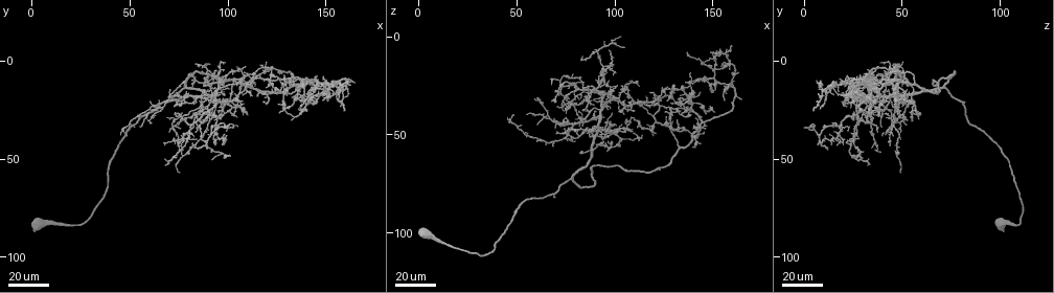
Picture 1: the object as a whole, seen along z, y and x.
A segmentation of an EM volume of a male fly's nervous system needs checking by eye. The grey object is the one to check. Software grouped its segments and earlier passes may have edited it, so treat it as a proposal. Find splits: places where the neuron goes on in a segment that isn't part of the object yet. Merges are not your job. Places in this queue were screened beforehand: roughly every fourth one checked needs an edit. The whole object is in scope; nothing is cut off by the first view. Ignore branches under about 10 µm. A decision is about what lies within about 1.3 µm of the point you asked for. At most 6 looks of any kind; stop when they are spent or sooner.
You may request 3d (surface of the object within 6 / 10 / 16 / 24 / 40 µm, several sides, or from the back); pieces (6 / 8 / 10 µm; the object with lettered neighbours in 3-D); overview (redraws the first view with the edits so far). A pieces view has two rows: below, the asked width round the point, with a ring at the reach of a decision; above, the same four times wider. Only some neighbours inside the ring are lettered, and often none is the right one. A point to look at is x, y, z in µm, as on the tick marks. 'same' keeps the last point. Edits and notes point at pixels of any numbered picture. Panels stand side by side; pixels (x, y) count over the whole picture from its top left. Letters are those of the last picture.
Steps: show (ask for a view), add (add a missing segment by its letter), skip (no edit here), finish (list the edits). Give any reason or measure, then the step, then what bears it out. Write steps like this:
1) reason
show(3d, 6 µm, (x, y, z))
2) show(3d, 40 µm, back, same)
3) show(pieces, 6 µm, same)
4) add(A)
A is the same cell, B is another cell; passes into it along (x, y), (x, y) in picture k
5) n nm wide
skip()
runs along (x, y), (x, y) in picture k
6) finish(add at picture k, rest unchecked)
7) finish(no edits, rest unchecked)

end of a long branch
show(3d, 24 µm, (149, 20, 9))

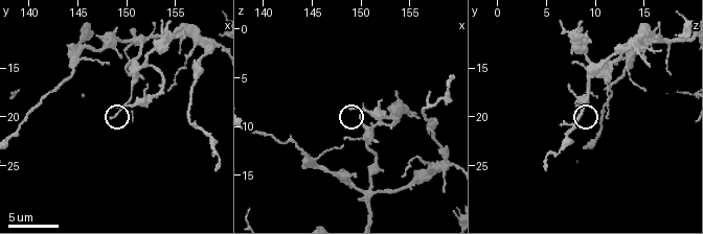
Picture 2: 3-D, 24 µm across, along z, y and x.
closer look
show(3d, 10 µm, (148.8, 18.8, 8.2))

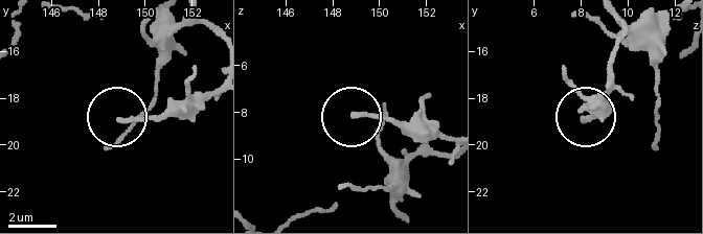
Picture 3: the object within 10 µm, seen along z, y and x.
show(pieces, 6 µm, (148.9, 18.9, 8.1))

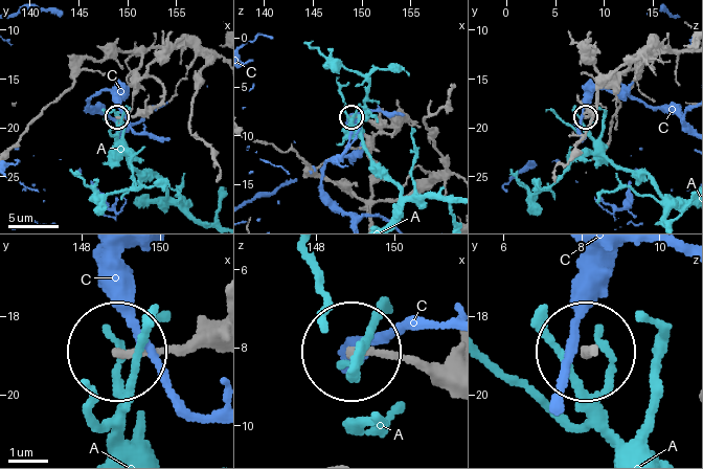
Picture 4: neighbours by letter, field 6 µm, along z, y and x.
skip()
A and C are other cells; runs along (210, 322), (171, 347), (123, 353) in picture 4; none of them fits

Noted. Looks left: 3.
thin end
show(3d, 40 µm, (90, 32, 55))

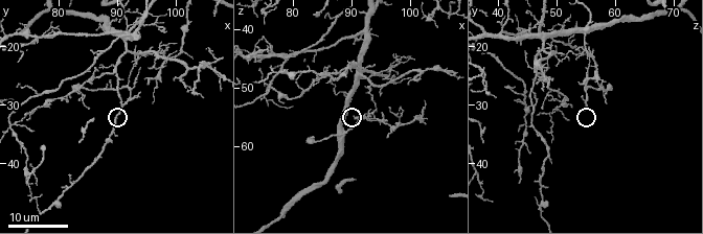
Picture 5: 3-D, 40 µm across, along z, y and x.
what lies round it
show(pieces, 10 µm, (90.5, 30.5, 54.5))

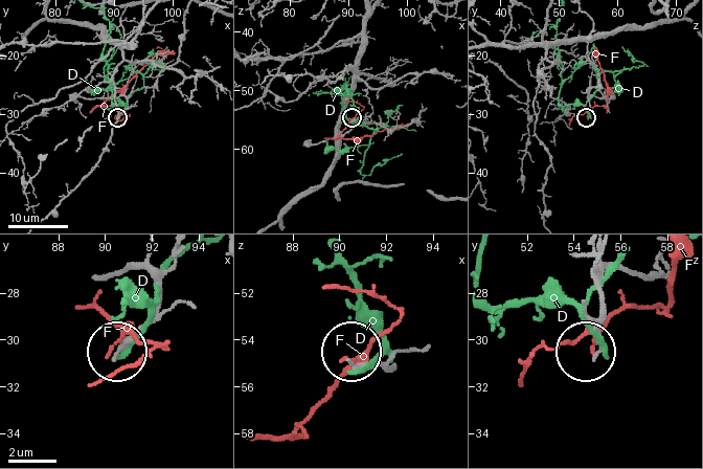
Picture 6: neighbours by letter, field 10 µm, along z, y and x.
skip()
D and F are other cells; no lettered segment goes on from it

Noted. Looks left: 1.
finish(no edits, rest unchecked)

